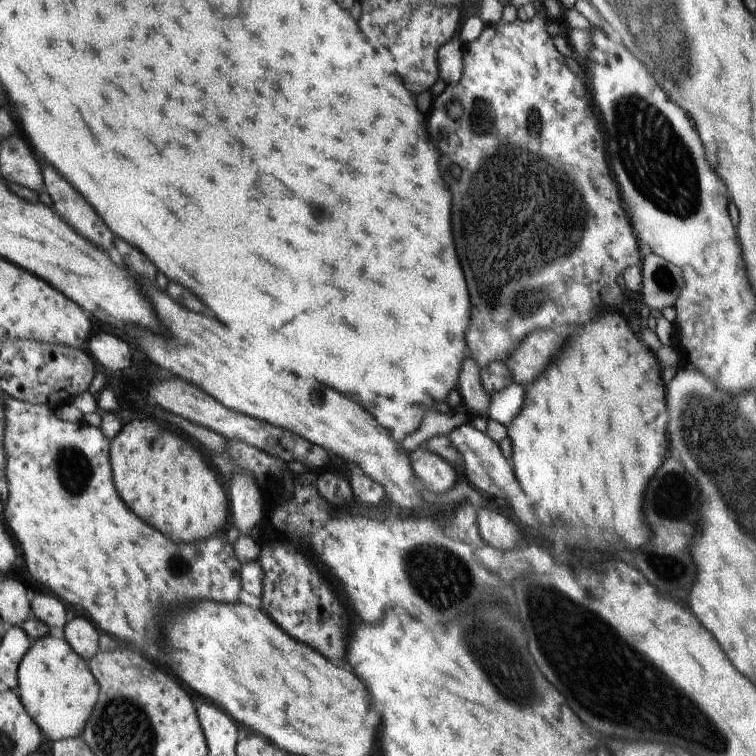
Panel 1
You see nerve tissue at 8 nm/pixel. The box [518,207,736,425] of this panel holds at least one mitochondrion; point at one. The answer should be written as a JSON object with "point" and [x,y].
{"point":[667,280]}

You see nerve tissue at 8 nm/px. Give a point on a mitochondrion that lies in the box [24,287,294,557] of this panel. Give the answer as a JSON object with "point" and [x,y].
{"point":[75,470]}

